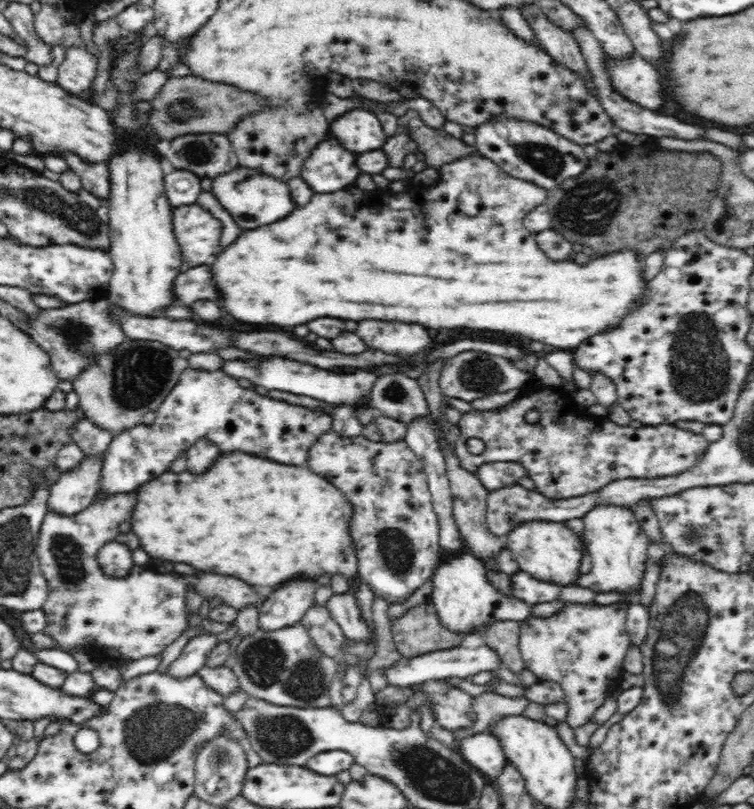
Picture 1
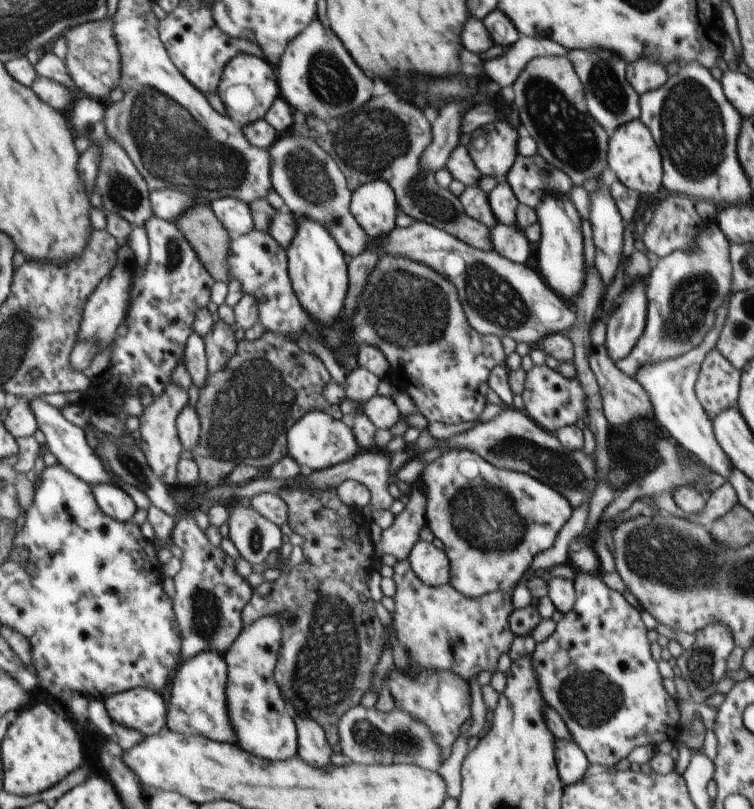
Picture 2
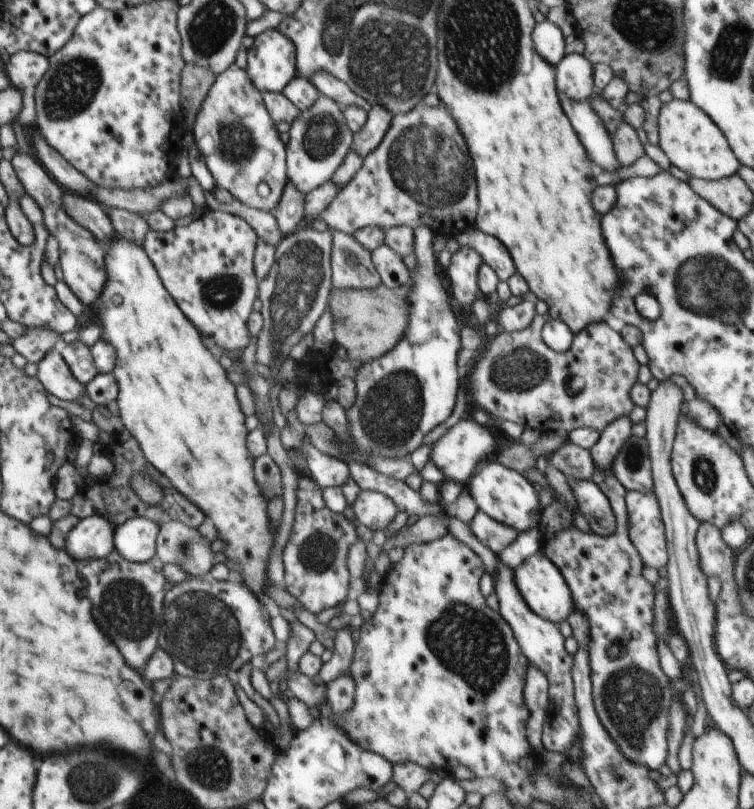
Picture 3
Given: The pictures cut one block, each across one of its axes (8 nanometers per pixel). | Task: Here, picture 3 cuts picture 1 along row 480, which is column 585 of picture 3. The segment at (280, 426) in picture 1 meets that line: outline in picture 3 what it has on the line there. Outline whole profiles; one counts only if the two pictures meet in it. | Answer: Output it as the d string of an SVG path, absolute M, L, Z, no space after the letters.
M559 95L564 114L570 119L578 138L581 140L589 159L595 164L595 170L614 172L620 169L615 155L613 140L605 124L594 112L592 100L577 101L566 95Z

